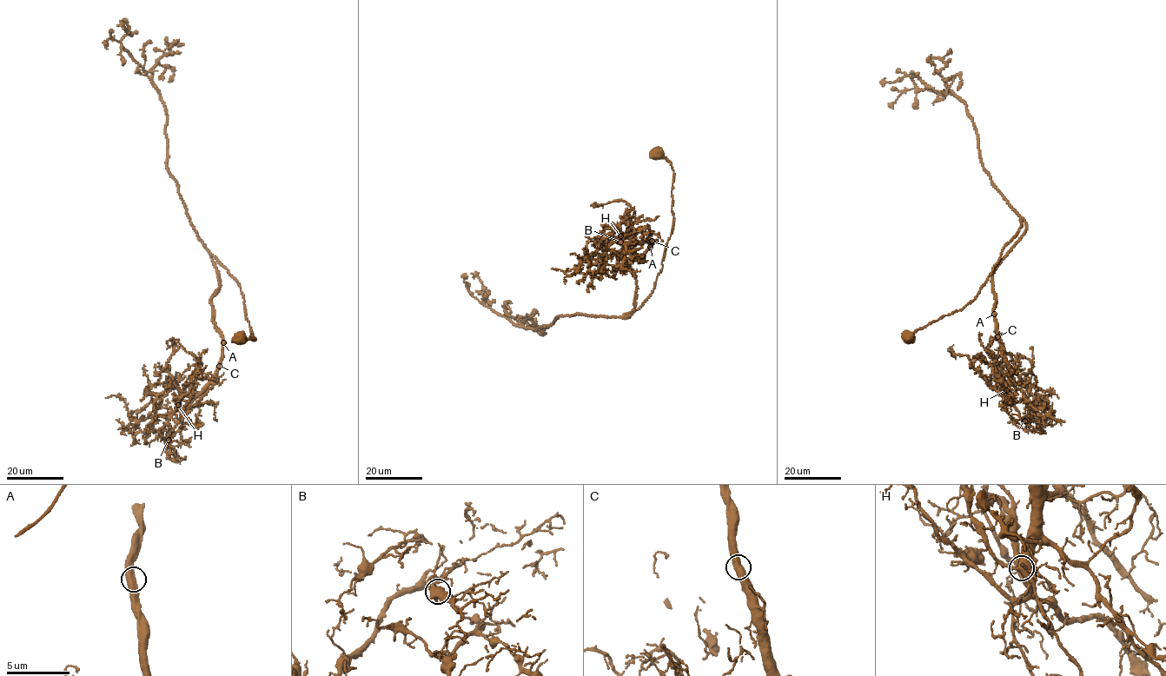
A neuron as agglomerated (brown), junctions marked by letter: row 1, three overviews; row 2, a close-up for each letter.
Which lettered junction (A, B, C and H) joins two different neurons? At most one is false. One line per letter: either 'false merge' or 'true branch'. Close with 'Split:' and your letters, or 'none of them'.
A: true branch
B: true branch
C: true branch
H: true branch
Split: none of them

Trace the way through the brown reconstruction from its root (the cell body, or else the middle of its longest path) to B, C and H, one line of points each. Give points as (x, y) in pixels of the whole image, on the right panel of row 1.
B: (910, 336), (974, 299), (1023, 220), (1025, 232), (997, 265), (993, 289), (1006, 388), (1024, 420)
C: (910, 336), (963, 309), (974, 299), (1023, 219), (1025, 232), (993, 275), (996, 304), (993, 317), (997, 336)
H: (910, 336), (974, 299), (1023, 220), (1025, 232), (993, 275), (996, 330), (1009, 367), (1006, 390)

